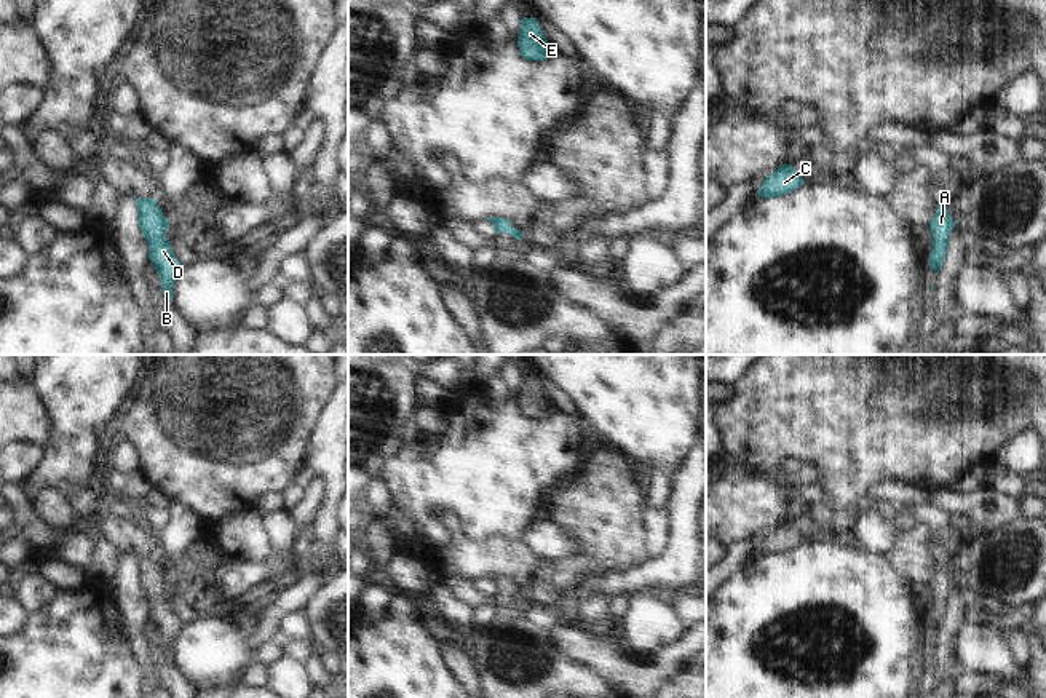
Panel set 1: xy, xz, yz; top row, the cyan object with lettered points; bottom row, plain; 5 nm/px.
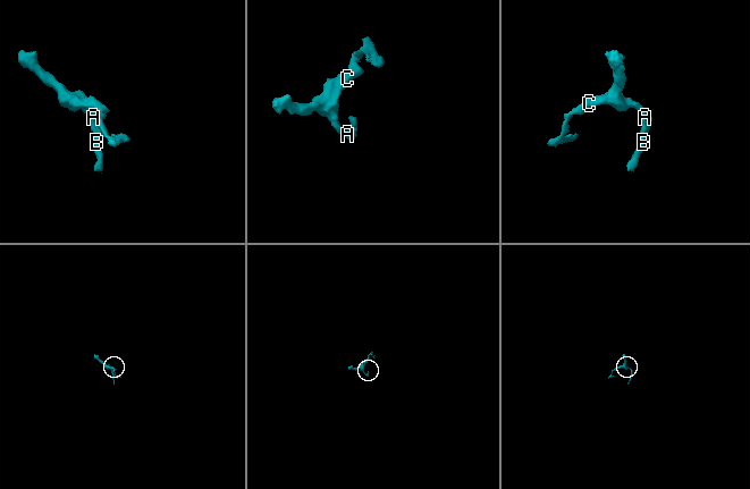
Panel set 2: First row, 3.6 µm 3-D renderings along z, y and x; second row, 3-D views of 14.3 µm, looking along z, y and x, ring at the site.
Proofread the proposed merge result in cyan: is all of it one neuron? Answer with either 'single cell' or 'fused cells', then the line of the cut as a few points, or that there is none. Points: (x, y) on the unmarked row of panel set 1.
single cell | no cut

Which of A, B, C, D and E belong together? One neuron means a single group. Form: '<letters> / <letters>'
A B C D E

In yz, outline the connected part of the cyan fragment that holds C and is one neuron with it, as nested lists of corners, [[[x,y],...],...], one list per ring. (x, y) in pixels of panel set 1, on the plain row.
[[[789,522],[779,524],[775,530],[770,530],[765,540],[759,546],[759,553],[763,556],[778,556],[787,553],[803,543],[800,530]]]

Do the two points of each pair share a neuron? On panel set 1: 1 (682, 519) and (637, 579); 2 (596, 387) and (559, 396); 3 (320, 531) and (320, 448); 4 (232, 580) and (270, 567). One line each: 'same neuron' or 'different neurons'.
1: same neuron
2: different neurons
3: same neuron
4: same neuron

